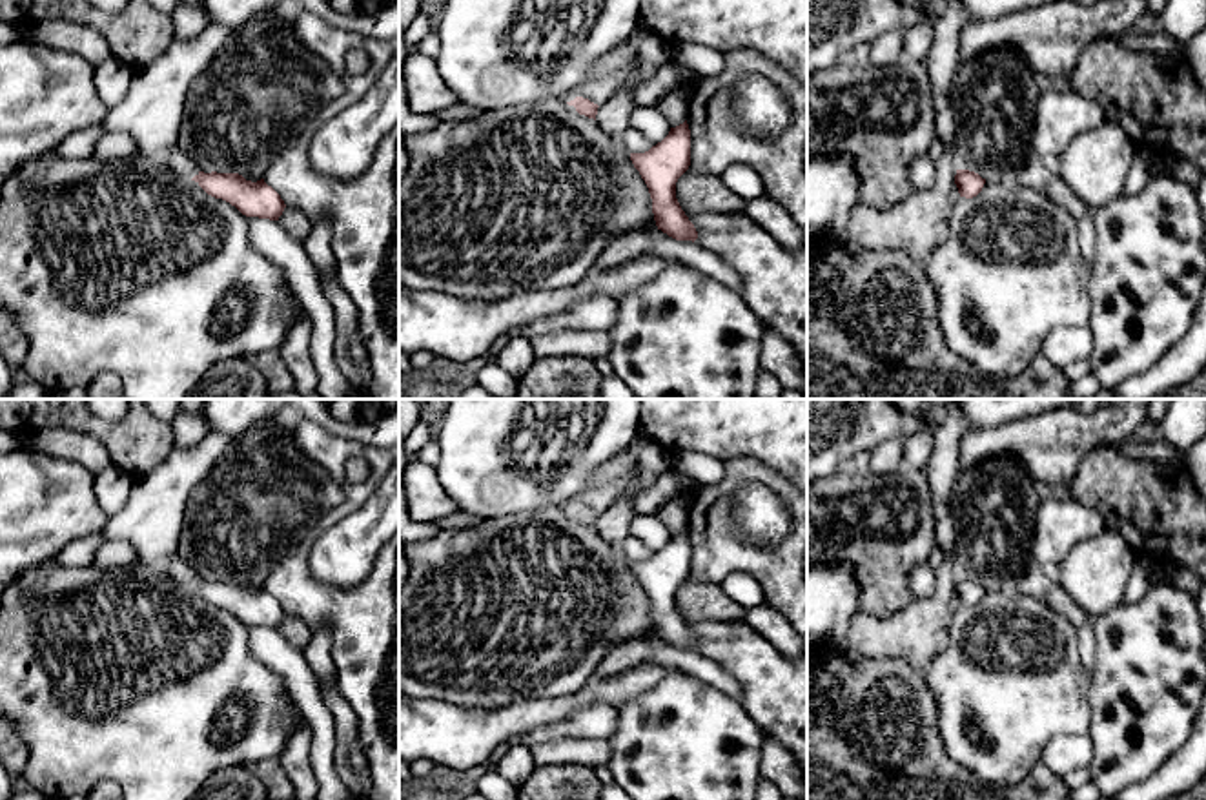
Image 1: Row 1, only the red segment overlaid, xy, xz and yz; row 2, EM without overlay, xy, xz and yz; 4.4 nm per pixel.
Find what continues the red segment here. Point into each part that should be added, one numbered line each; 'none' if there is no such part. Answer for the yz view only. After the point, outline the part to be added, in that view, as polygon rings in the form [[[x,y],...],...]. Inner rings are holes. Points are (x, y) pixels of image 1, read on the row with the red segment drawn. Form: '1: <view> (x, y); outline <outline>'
none

